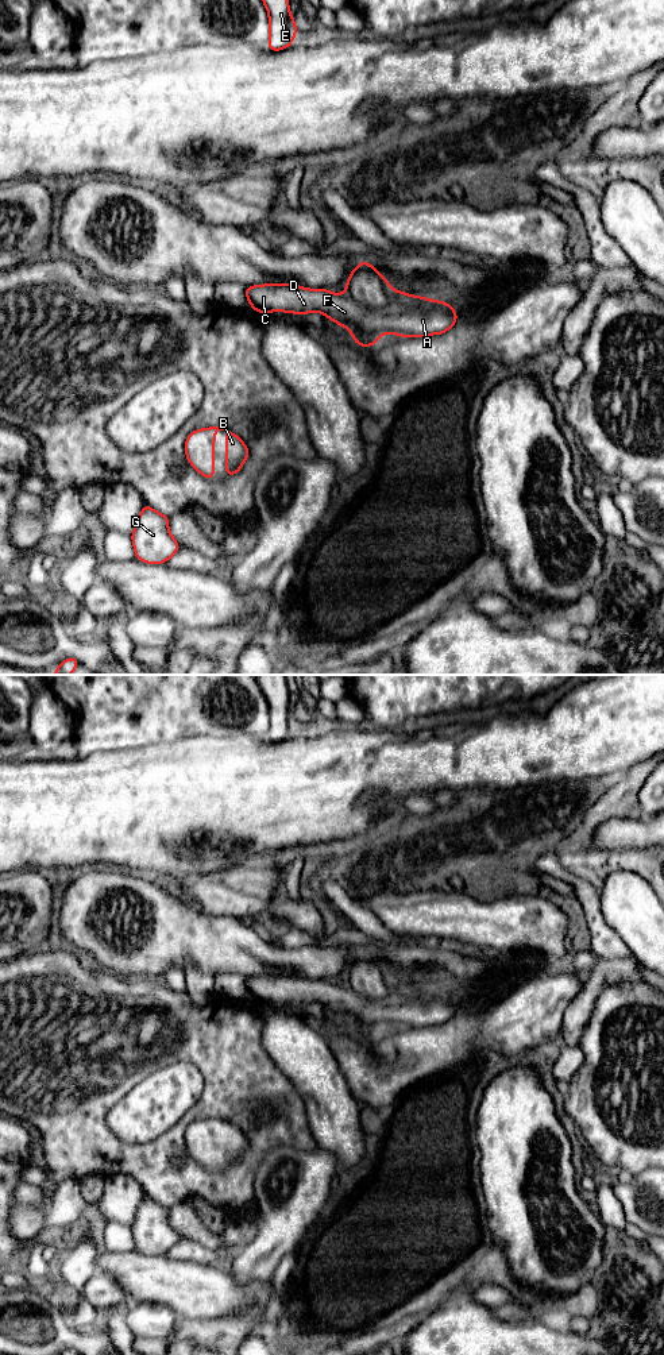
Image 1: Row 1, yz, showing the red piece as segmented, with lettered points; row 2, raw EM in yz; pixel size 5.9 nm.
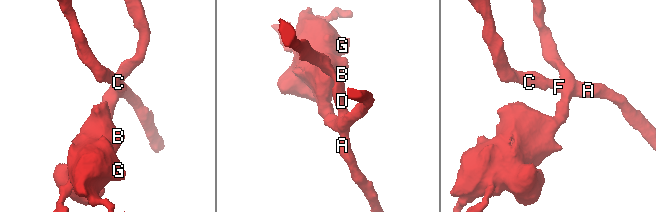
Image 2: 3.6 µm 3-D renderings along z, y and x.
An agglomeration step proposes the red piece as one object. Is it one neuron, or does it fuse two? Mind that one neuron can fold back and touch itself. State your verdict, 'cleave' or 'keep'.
cleave

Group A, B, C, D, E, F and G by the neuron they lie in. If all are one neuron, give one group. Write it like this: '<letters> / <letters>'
A C D F / B E G

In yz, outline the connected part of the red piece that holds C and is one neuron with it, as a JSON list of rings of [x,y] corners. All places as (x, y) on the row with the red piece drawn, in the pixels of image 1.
[[[266,283],[246,286],[244,294],[256,313],[286,312],[294,314],[323,313],[327,319],[344,328],[363,328],[368,332],[398,335],[406,337],[425,337],[448,332],[458,321],[459,314],[452,304],[428,297],[418,297],[393,289],[387,304],[378,309],[368,309],[356,302],[347,293],[336,294],[328,289],[308,289],[294,283]]]

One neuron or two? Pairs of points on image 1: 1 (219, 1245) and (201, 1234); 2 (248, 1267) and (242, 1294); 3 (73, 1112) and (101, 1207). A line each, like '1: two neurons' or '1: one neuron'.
1: one neuron
2: two neurons
3: two neurons

